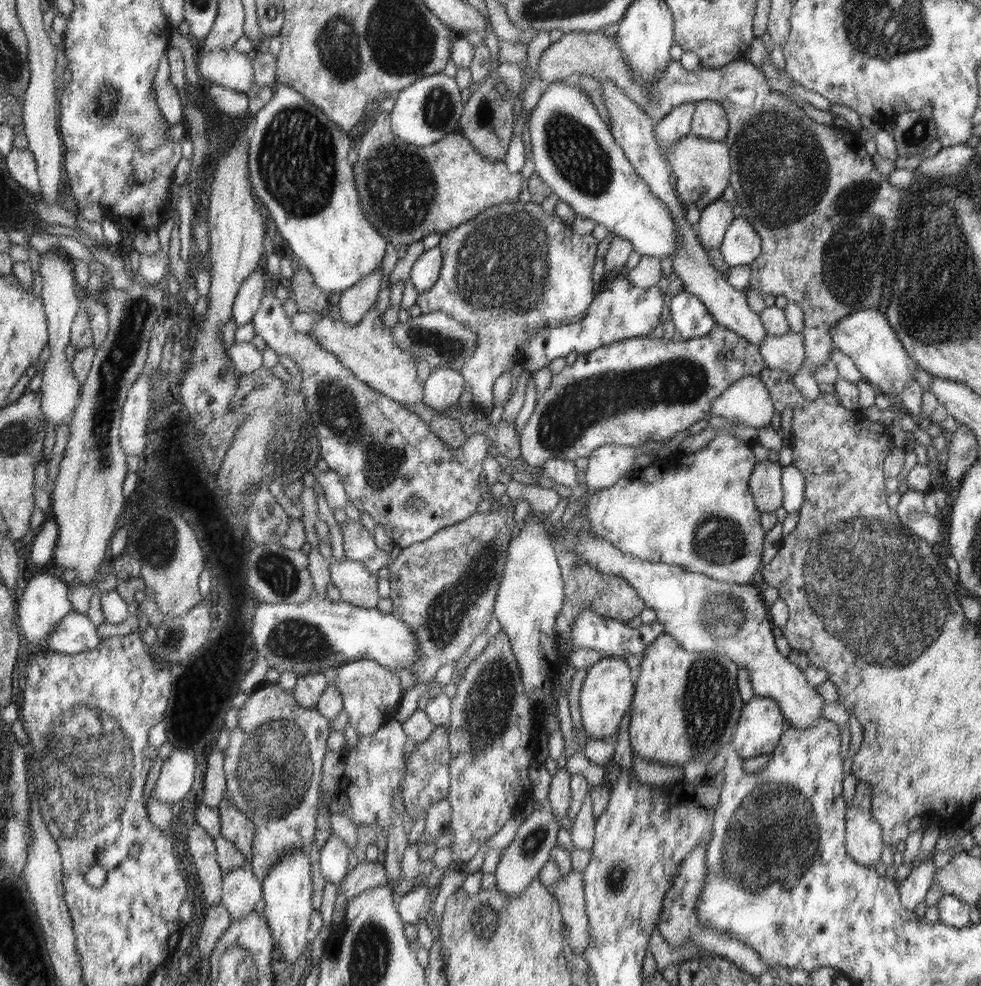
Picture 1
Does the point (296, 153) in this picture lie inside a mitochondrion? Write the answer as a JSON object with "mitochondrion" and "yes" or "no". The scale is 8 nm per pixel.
{"mitochondrion":"yes"}

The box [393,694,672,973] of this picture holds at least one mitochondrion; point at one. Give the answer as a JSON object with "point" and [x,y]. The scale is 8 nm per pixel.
{"point":[534,841]}

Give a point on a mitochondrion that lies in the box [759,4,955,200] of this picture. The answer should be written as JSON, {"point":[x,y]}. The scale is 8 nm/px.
{"point":[916,134]}

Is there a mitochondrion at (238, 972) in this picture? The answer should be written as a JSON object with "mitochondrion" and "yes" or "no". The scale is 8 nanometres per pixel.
{"mitochondrion":"yes"}

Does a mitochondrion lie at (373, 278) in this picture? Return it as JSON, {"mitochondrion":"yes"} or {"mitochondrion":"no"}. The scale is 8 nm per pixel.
{"mitochondrion":"no"}

